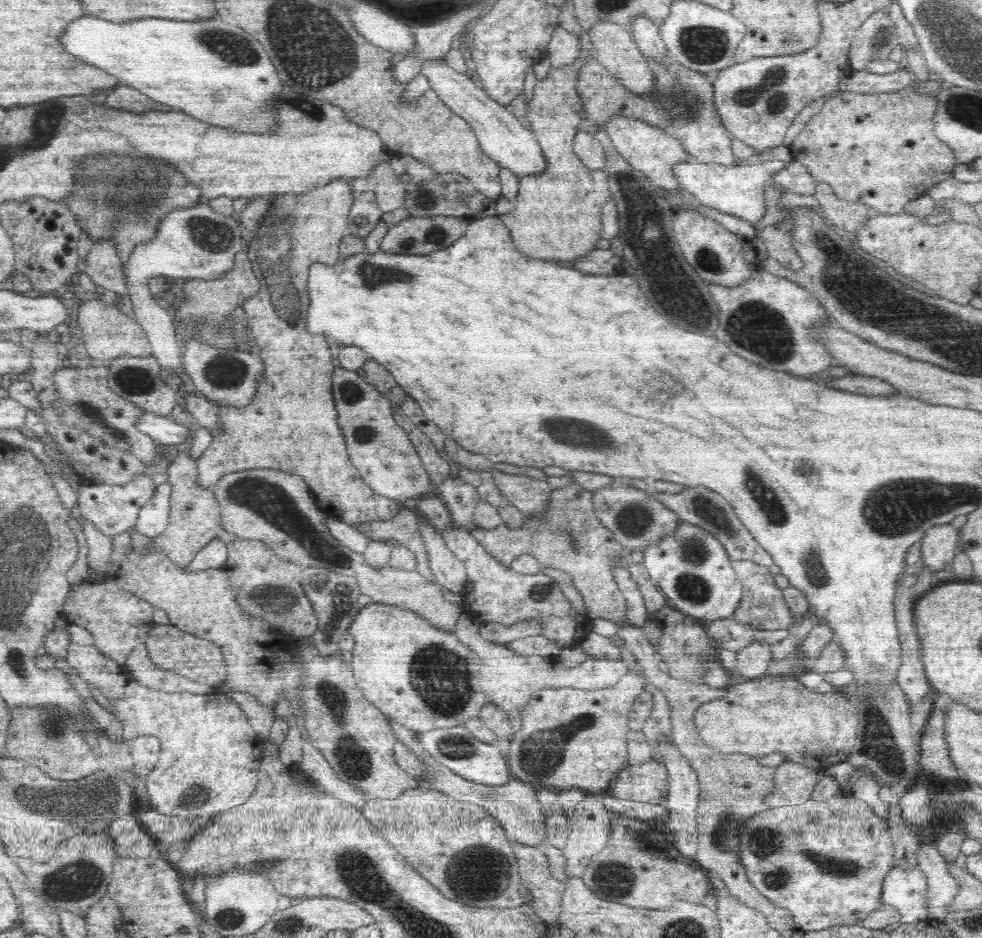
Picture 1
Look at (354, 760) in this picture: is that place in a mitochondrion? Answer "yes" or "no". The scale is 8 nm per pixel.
yes

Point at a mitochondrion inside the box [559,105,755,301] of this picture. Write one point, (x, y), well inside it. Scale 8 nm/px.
(709, 262)

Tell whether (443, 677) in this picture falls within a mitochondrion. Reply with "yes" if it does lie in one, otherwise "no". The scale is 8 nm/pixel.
yes

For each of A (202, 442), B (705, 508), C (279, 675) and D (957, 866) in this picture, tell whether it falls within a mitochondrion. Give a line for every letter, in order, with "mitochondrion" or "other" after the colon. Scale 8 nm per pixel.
A: other
B: mitochondrion
C: other
D: other

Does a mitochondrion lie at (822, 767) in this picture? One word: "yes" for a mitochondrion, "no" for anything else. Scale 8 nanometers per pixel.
no

